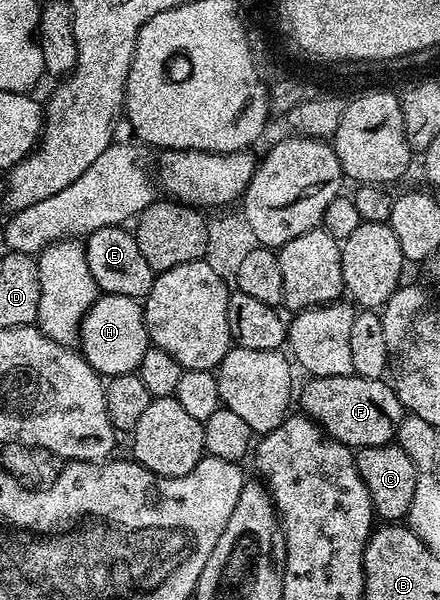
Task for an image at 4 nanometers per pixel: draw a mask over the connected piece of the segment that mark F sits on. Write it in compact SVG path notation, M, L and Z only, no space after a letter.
M315 376L299 388L300 411L331 438L351 449L394 443L403 415L402 404L392 383L384 379L351 376Z

